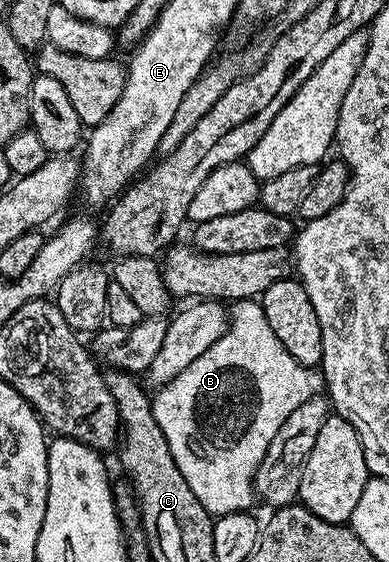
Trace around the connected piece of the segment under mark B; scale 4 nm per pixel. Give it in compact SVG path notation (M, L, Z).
M248 300L246 302L234 303L230 307L229 325L221 336L221 340L217 340L209 349L201 352L201 356L197 356L197 360L193 360L193 364L189 364L189 368L181 371L169 385L162 387L154 395L151 407L155 413L157 424L161 424L161 432L165 432L165 440L169 444L169 452L173 452L173 460L177 464L181 476L185 476L185 484L189 484L189 488L193 488L193 496L197 496L199 503L212 516L238 514L250 511L252 509L251 505L257 502L255 473L259 470L261 460L267 455L267 449L273 440L273 436L277 436L281 424L285 424L285 420L289 420L290 414L296 408L301 408L301 404L305 404L305 400L309 400L315 394L320 393L320 390L320 371L309 366L302 366L300 362L293 360L293 356L289 356L289 352L285 352L285 344L281 344L281 340L277 340L277 336L273 336L273 328L269 328L269 320L265 320L265 312L262 305L258 301Z

